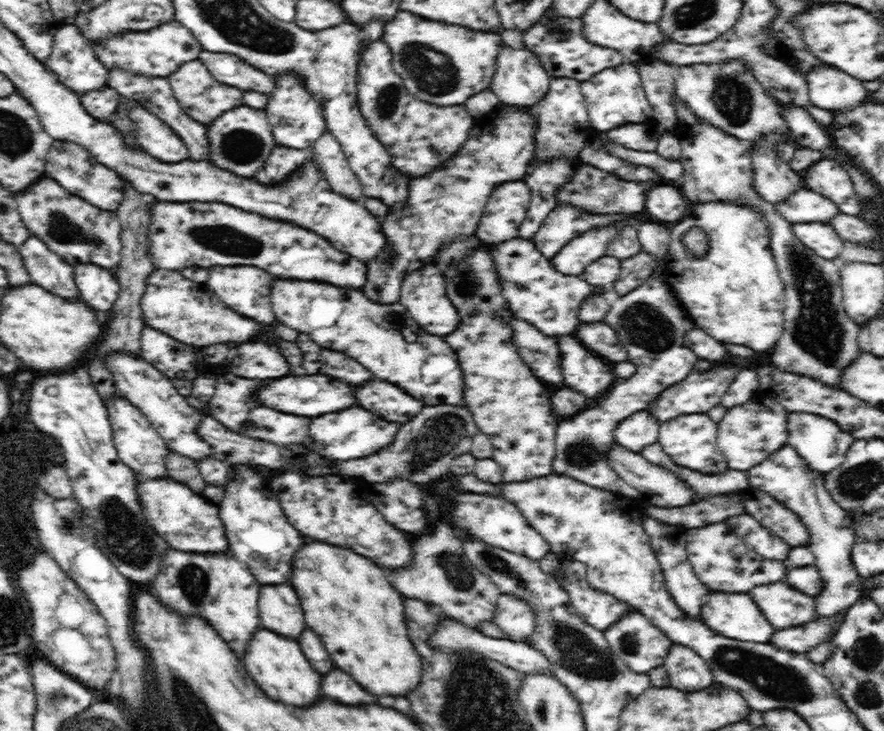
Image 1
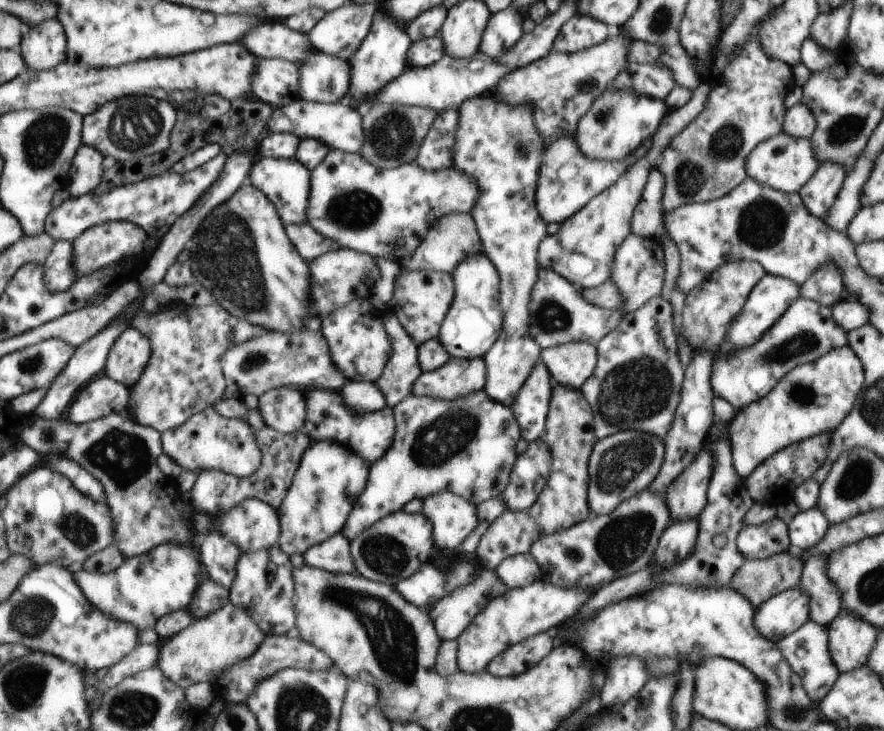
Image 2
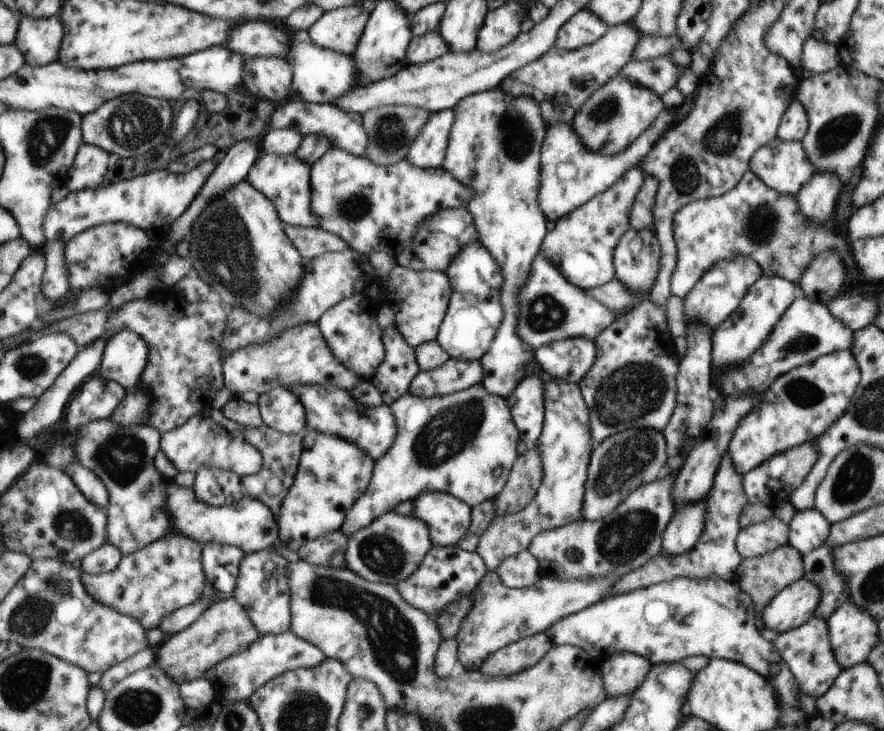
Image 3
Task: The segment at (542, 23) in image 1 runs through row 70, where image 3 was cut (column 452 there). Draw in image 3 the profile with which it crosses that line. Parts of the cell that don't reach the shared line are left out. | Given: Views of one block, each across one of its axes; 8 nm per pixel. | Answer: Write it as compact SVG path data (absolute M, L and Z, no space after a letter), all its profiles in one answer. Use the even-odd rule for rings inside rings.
M432 545L422 564L406 580L397 584L402 598L414 608L425 612L431 619L446 608L446 604L470 594L487 573L482 557L474 551L465 551L459 546L441 547Z

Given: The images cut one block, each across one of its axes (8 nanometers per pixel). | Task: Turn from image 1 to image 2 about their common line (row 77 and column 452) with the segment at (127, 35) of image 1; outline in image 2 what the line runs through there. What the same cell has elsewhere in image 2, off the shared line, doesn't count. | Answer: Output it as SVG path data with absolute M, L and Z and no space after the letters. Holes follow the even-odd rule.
M484 94L465 100L458 110L460 118L452 148L452 167L474 178L478 190L484 192L472 208L472 218L478 226L482 248L500 276L502 328L498 340L483 356L486 364L483 389L490 400L512 406L516 394L541 359L542 352L528 332L530 292L538 280L538 246L547 234L547 224L544 224L534 206L542 158L542 136L534 126L532 106L508 106Z

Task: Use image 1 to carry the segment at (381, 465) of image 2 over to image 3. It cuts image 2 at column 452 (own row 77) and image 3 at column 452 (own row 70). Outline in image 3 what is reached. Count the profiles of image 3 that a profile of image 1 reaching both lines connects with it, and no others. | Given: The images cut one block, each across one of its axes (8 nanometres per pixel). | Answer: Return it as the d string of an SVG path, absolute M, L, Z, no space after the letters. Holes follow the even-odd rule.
M482 384L476 385L474 387L470 387L465 391L460 391L454 393L453 395L443 396L443 397L417 397L412 393L408 392L408 394L404 395L402 398L395 400L390 406L392 409L392 414L395 418L395 423L397 426L397 435L394 439L394 444L386 451L386 454L380 458L380 460L376 460L374 474L370 479L370 486L368 486L368 490L358 498L358 502L354 504L354 508L350 508L350 510L346 513L344 524L341 526L341 531L349 537L350 535L354 535L355 532L358 532L360 529L367 527L369 524L372 524L374 520L376 520L382 514L386 514L386 512L390 512L390 510L394 510L396 508L396 504L400 504L400 502L406 501L414 501L416 497L419 497L421 494L429 493L429 492L447 492L452 496L458 497L460 500L463 500L466 504L469 504L472 508L477 504L484 502L488 499L494 499L499 495L499 492L504 488L506 481L508 480L511 468L513 464L516 462L516 459L519 457L517 446L520 441L519 430L515 425L515 422L512 420L512 415L510 409L508 408L508 403L502 397L497 397L491 395Z

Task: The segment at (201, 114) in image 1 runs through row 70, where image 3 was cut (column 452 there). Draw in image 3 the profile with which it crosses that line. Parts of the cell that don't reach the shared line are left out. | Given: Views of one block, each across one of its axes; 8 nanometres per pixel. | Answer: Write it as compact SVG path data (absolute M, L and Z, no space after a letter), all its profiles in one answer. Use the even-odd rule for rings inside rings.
M330 146L327 151L311 166L311 208L319 218L316 227L339 236L358 254L367 256L369 252L387 252L398 258L409 251L412 238L418 230L418 224L436 214L442 208L466 208L473 190L456 180L446 169L421 169L410 164L406 159L386 168L373 163L364 154L352 154L341 148Z

